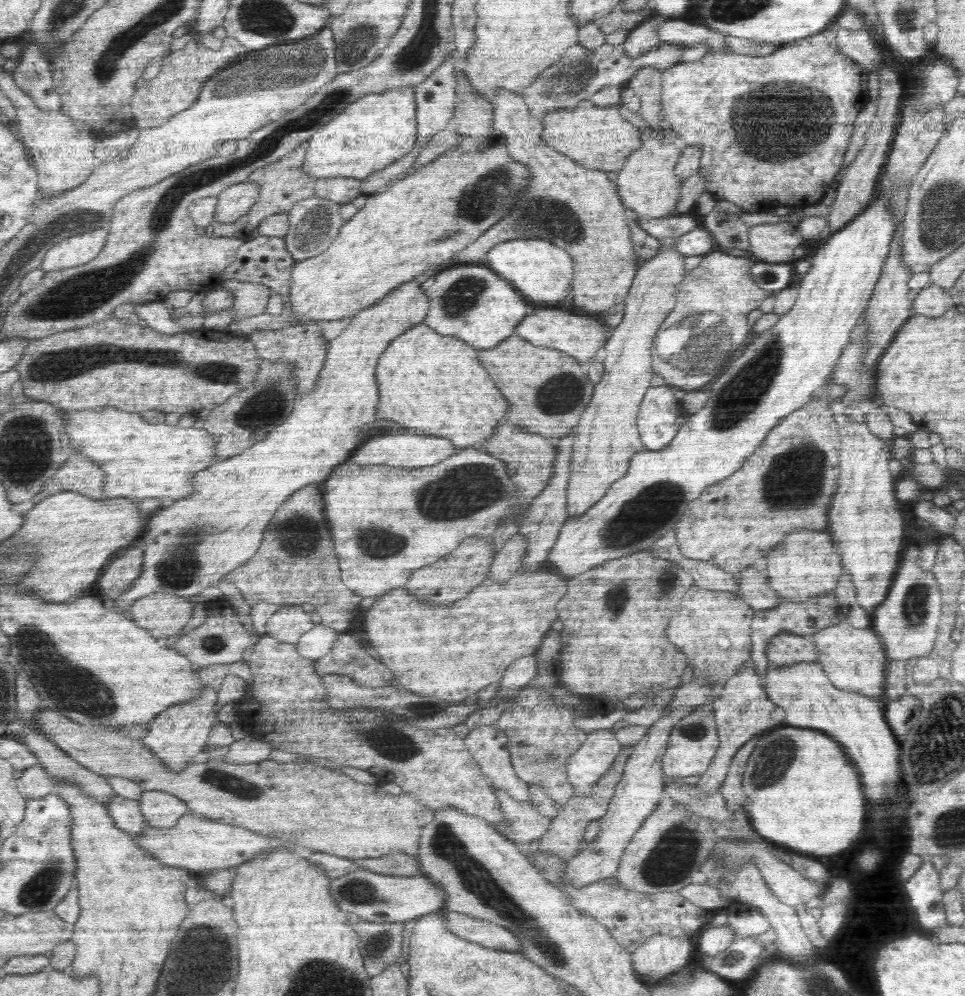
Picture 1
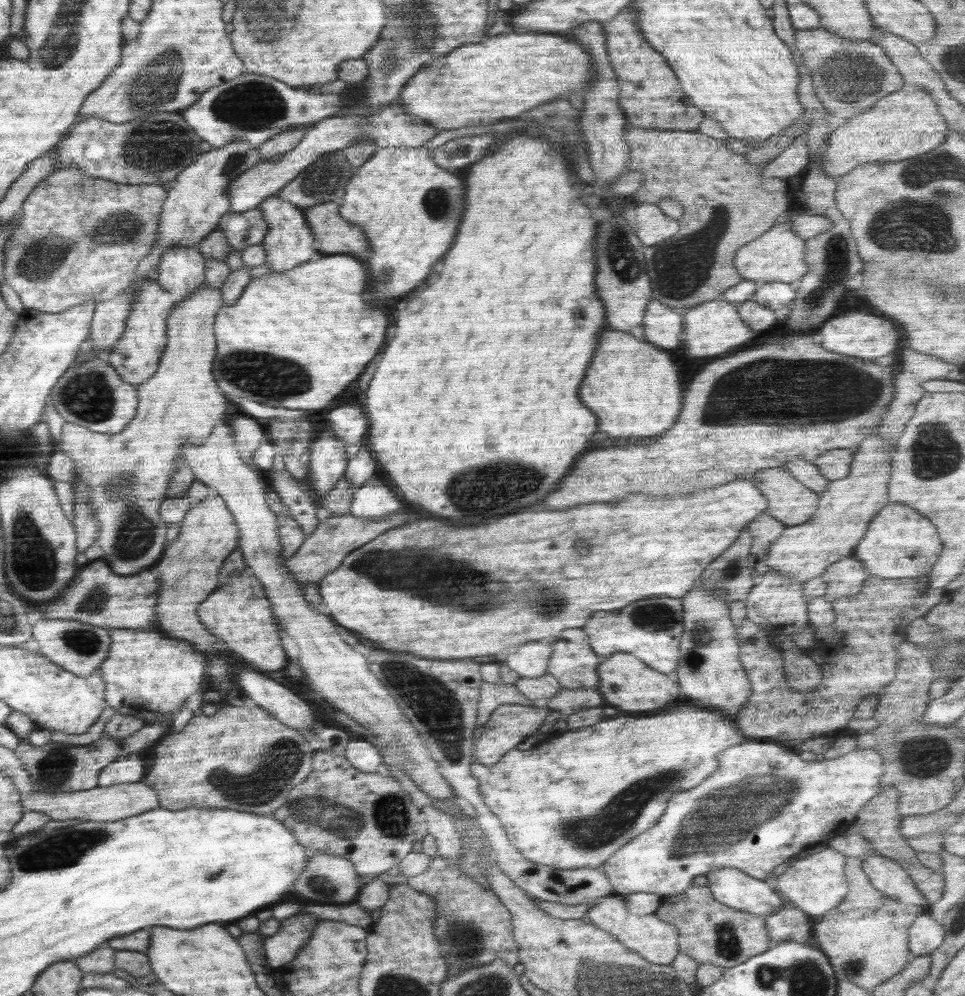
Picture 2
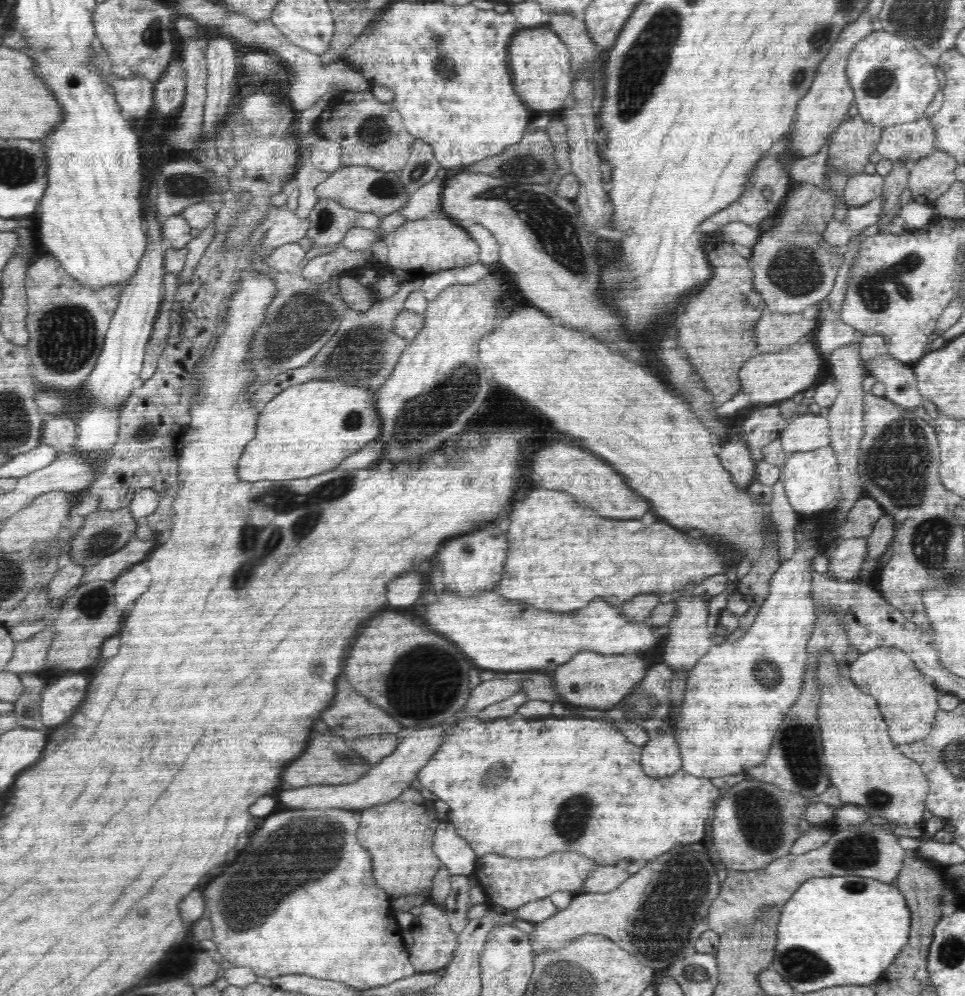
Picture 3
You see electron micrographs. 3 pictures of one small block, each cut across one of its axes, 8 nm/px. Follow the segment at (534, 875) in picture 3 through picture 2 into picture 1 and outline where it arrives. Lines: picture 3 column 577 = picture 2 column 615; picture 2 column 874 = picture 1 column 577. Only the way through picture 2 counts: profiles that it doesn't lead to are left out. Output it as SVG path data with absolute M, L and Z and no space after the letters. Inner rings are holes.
M594 730L594 732L588 733L580 749L568 760L568 766L566 767L568 768L569 781L576 788L573 796L591 795L593 786L614 764L614 760L618 758L620 750L622 750L620 742L610 730Z

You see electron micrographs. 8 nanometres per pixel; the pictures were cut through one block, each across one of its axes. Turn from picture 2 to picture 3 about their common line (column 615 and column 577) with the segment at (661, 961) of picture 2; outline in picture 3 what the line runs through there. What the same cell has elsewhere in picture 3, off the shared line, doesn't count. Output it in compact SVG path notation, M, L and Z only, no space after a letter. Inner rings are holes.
M680 843L678 846L672 848L668 852L657 856L651 861L643 863L643 867L633 875L630 875L617 889L605 893L584 893L574 894L574 898L570 901L570 904L564 909L559 910L554 916L550 916L546 920L540 923L535 923L534 931L528 933L530 935L530 941L532 941L532 949L534 949L534 956L542 951L552 951L559 949L560 947L565 947L572 939L577 939L579 936L587 934L604 935L610 940L614 940L620 948L625 948L626 952L630 954L638 954L635 956L638 961L646 967L652 968L654 970L668 969L674 962L678 962L683 958L686 958L692 952L694 952L696 941L700 938L703 932L709 929L708 924L708 910L711 902L718 896L721 889L721 882L718 881L718 876L716 876L716 870L712 866L712 862L708 860L706 856L708 852L700 852L698 850L692 850L692 843Z

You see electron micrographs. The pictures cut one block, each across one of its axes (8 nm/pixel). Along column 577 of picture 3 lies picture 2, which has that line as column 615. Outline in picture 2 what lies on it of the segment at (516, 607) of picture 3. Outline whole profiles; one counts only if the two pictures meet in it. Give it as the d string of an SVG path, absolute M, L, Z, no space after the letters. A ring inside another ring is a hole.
M654 596L638 600L620 612L596 612L582 630L588 634L588 643L596 654L606 657L618 652L630 653L646 666L668 674L678 667L679 644L684 632L682 618L682 600L670 596Z

